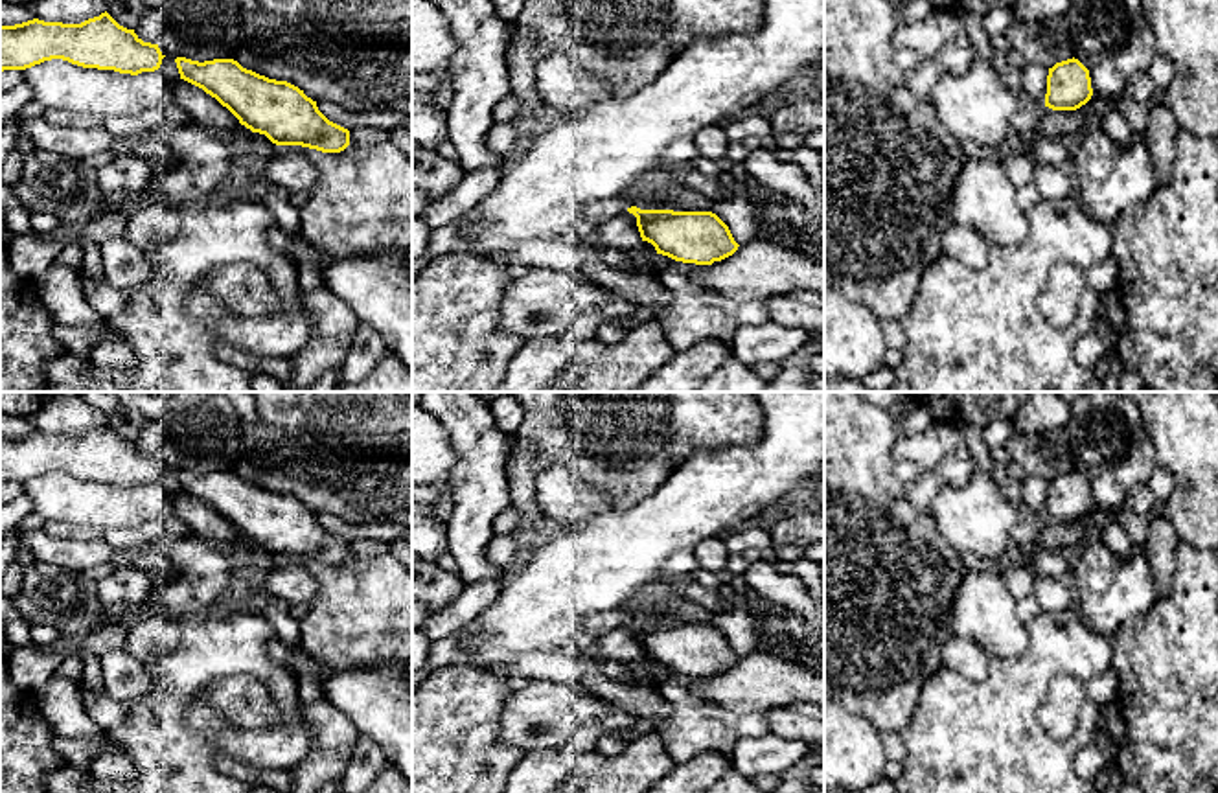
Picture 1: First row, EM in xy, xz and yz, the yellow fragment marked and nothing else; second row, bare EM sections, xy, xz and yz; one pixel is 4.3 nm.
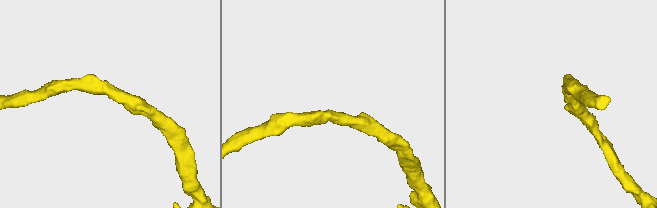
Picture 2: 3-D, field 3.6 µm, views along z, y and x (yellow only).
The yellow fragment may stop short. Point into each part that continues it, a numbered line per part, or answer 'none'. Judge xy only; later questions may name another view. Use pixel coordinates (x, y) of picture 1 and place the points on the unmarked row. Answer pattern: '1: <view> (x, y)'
none

